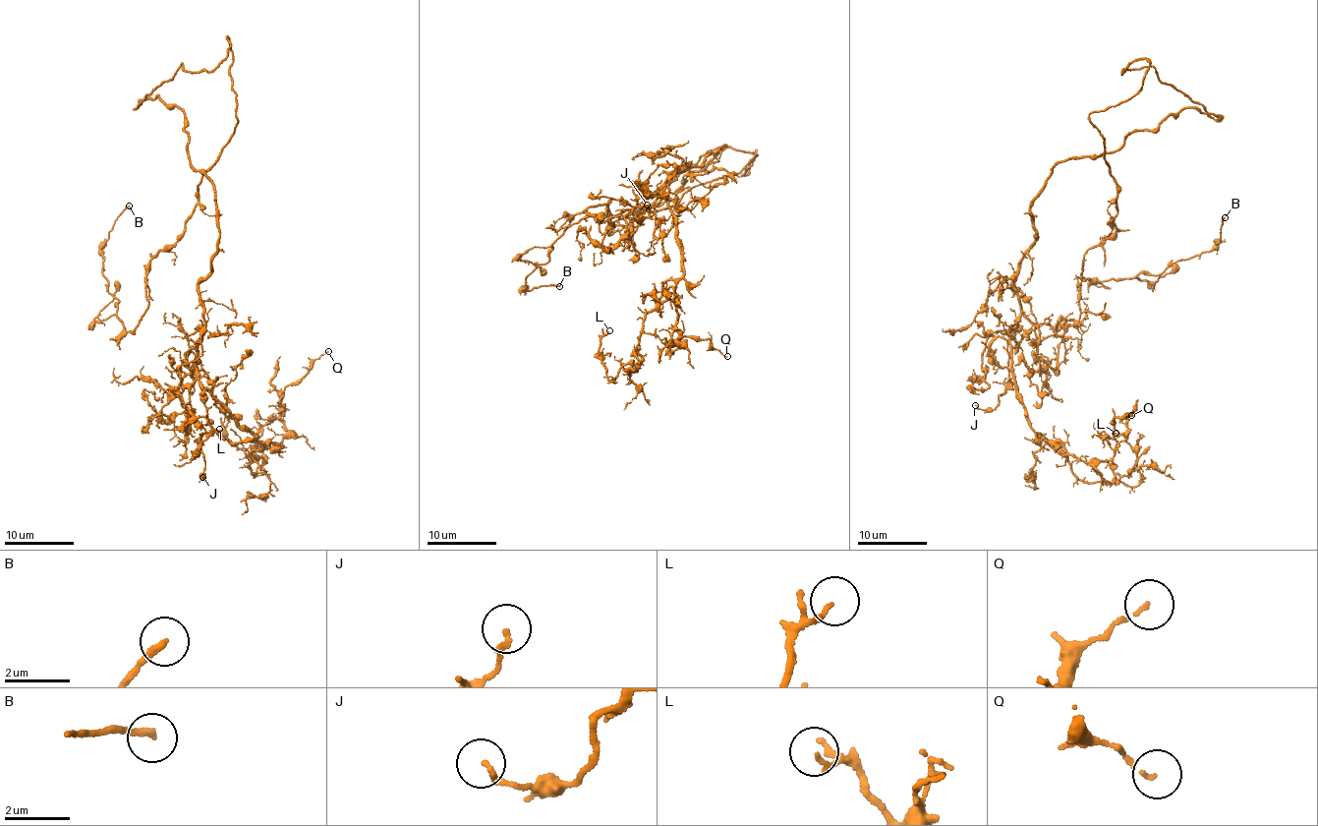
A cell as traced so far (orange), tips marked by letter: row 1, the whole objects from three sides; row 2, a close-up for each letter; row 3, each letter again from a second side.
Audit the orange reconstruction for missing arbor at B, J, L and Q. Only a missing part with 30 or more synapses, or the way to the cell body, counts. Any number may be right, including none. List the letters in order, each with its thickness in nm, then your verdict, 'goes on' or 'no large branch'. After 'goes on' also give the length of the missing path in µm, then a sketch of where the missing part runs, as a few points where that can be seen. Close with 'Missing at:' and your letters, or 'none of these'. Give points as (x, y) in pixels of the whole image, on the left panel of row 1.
B: 190 nm | no large branch
J: 160 nm | no large branch
L: 150 nm | no large branch
Q: 90 nm | no large branch
Missing at: none of these

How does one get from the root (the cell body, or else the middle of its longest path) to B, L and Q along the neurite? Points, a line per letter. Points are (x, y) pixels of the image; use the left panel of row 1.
B: (144, 97), (183, 64), (210, 72), (230, 39), (238, 123), (126, 331), (102, 268), (129, 206)
L: (144, 97), (134, 107), (183, 110), (215, 192), (195, 372), (262, 445), (255, 476), (264, 461), (219, 429)
Q: (144, 97), (134, 107), (183, 110), (215, 192), (204, 389), (281, 444), (279, 398), (328, 351)

